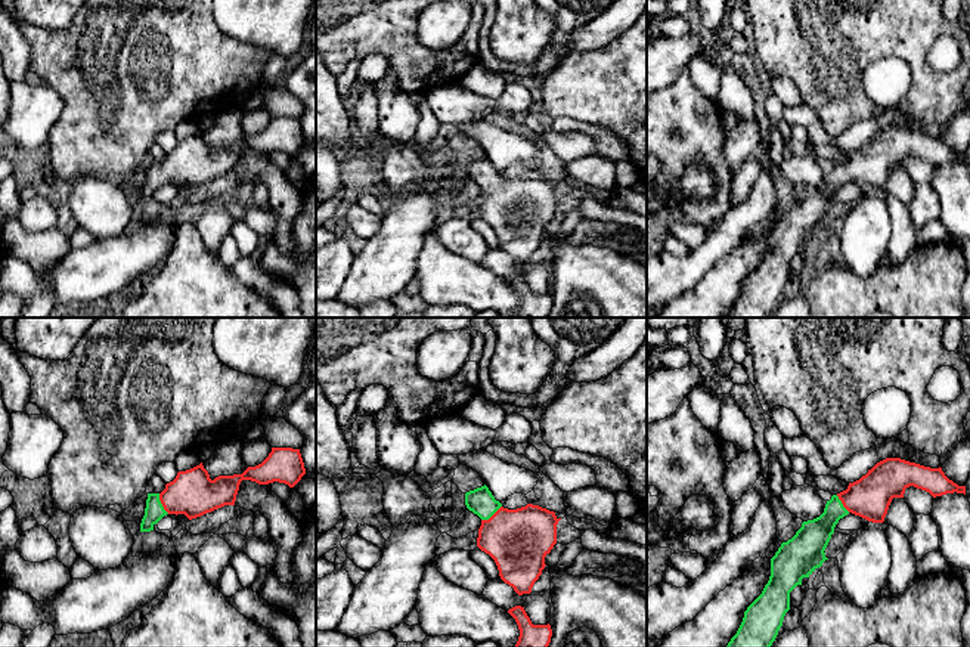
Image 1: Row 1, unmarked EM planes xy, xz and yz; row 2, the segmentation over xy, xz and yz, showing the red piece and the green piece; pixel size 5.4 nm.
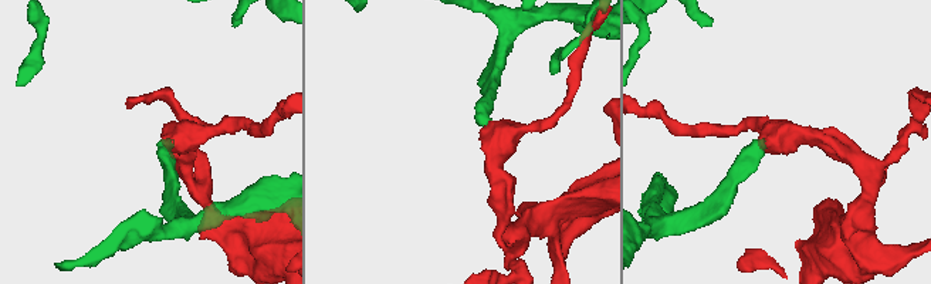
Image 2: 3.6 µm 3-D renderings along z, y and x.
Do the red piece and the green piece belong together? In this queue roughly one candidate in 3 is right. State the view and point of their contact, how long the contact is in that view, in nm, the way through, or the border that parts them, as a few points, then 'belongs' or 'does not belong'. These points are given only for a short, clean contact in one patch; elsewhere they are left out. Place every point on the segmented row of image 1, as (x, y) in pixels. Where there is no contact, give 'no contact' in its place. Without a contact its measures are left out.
contact xy (161, 502); length 130 nm; way xy (192, 492), (161, 502), (154, 511); belongs

